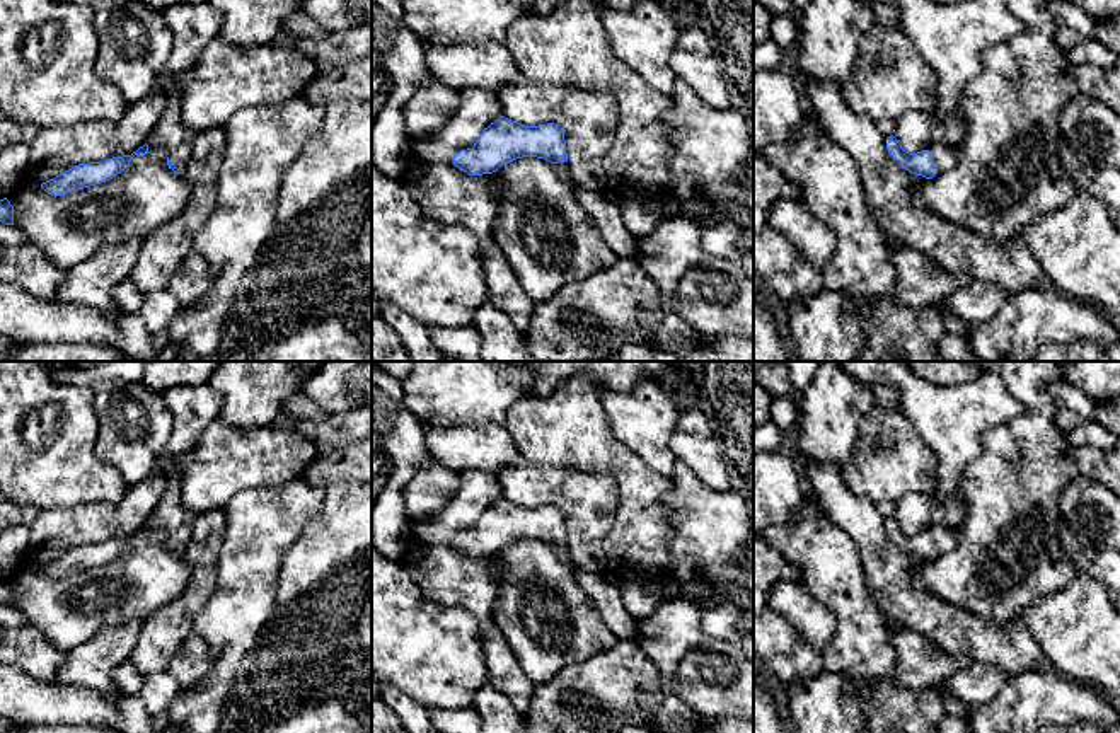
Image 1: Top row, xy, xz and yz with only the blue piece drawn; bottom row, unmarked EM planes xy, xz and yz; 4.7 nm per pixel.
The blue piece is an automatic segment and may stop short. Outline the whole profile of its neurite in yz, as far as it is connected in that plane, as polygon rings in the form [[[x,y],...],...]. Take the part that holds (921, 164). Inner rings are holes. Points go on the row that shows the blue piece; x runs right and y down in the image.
[[[893,135],[888,138],[886,150],[902,169],[926,179],[932,179],[938,172],[951,169],[960,157],[956,143],[941,143],[929,150],[909,153]]]

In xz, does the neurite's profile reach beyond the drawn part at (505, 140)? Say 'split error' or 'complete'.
split error

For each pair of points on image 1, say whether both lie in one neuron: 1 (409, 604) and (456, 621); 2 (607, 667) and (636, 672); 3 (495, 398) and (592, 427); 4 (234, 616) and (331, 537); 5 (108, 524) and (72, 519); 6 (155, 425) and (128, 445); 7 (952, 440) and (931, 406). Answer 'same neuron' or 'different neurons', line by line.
1: same neuron
2: same neuron
3: different neurons
4: different neurons
5: same neuron
6: same neuron
7: same neuron

